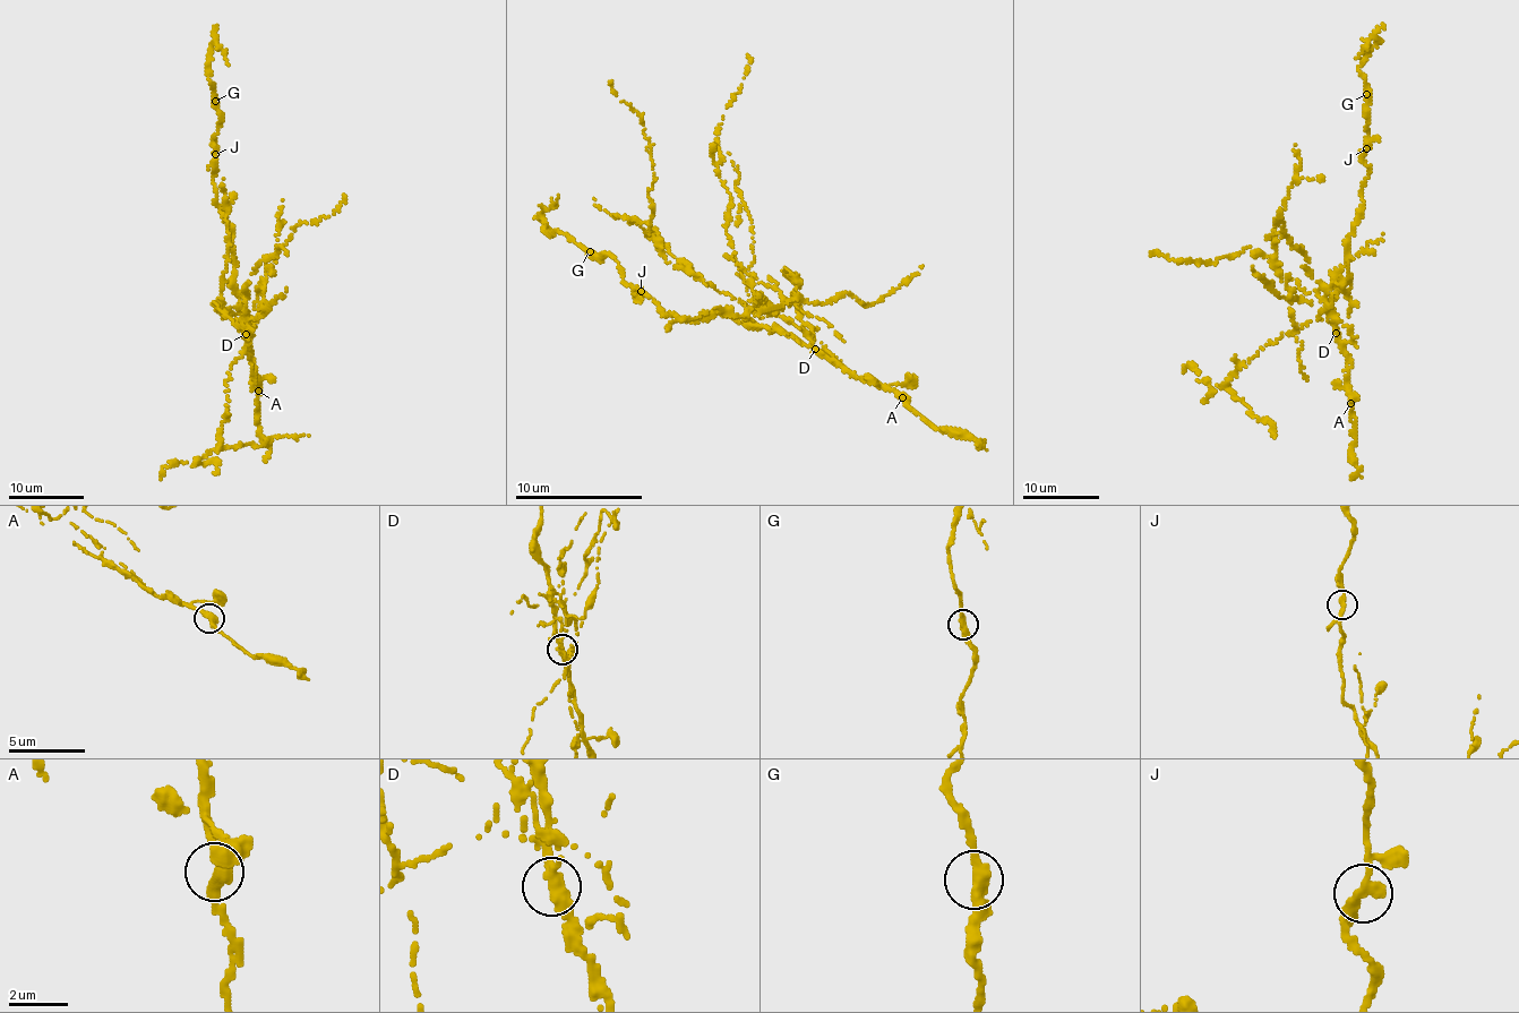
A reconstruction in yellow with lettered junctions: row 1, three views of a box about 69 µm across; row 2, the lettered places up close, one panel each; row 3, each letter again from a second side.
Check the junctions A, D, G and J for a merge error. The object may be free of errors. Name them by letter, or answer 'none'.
D

